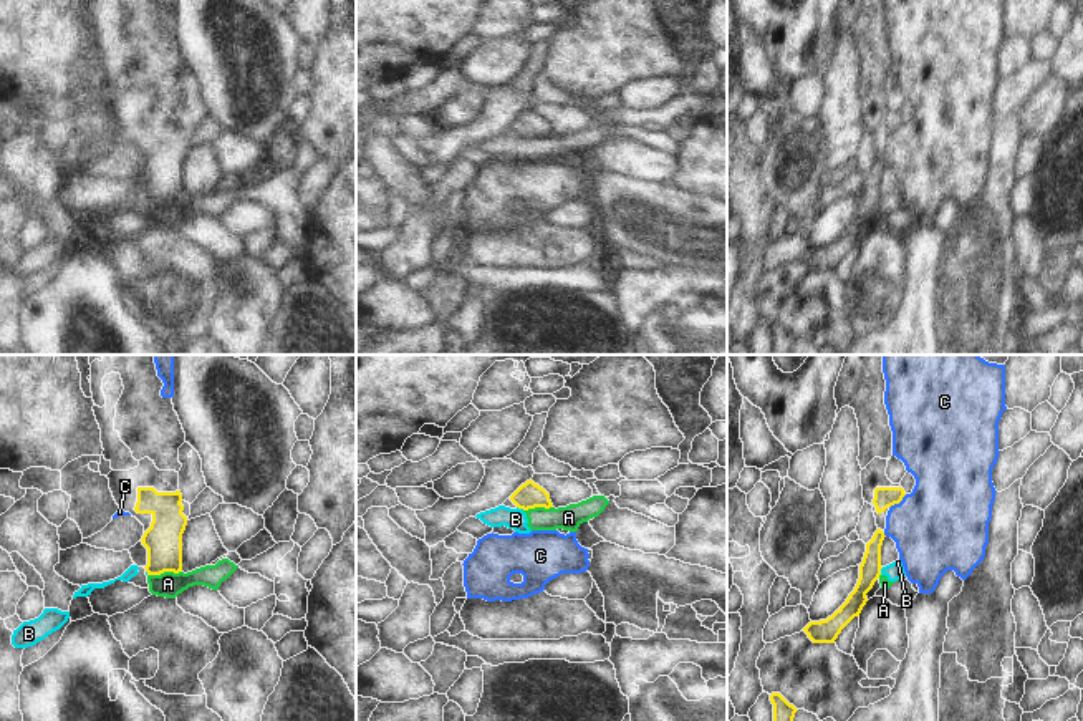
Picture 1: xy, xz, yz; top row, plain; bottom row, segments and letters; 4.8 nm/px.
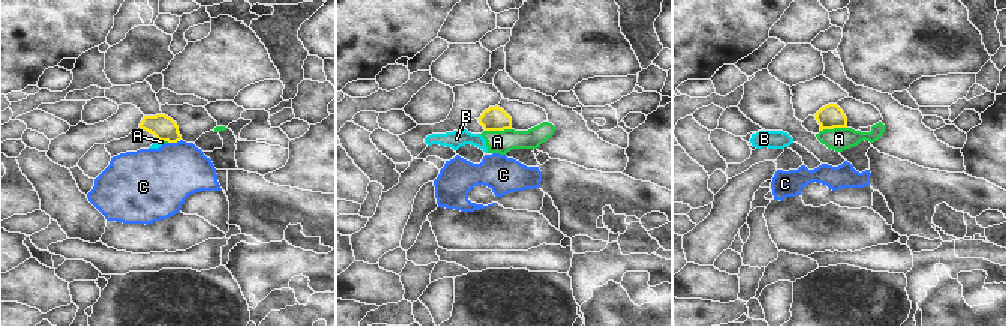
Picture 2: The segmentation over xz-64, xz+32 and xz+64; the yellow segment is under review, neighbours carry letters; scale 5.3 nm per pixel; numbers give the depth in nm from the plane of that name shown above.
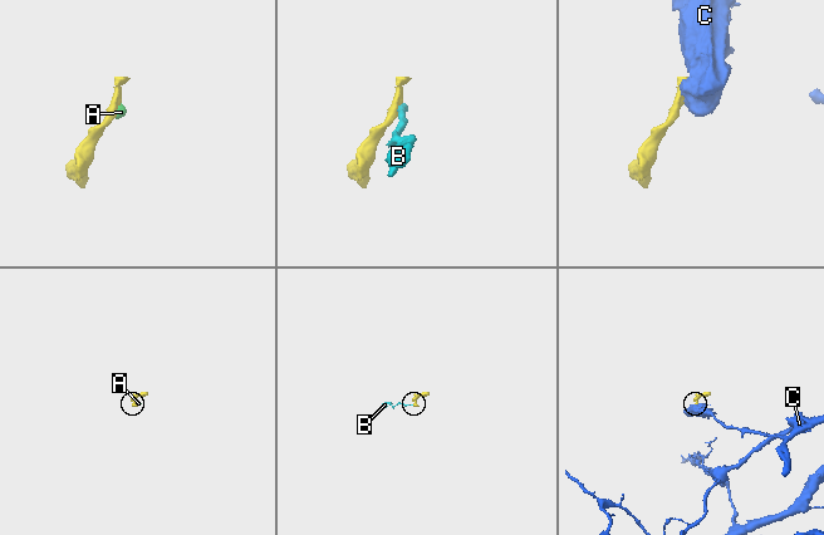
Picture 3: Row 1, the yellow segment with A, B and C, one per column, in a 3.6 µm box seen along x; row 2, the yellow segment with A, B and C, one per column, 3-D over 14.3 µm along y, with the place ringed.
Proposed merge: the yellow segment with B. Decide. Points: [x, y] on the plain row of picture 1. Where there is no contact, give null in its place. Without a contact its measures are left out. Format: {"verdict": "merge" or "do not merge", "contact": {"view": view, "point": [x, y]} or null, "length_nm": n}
{"verdict": "do not merge", "contact": {"view": "yz", "point": [880, 199]}, "length_nm": 40}

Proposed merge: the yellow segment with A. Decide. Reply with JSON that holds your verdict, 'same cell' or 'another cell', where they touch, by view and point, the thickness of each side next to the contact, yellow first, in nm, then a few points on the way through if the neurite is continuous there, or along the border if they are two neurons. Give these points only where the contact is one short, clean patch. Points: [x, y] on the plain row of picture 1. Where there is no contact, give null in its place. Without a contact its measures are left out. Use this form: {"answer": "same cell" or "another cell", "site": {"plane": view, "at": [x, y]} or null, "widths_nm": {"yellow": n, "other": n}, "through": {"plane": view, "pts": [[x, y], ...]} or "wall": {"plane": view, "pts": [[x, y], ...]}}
{"answer": "another cell", "site": {"plane": "xy", "at": [164, 199]}, "widths_nm": {"yellow": 180, "other": 120}, "wall": {"plane": "xy", "pts": [[181, 199], [148, 204]]}}

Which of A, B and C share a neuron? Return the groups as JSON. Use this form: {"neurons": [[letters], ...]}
{"neurons": [["A", "B"], ["C"]]}

